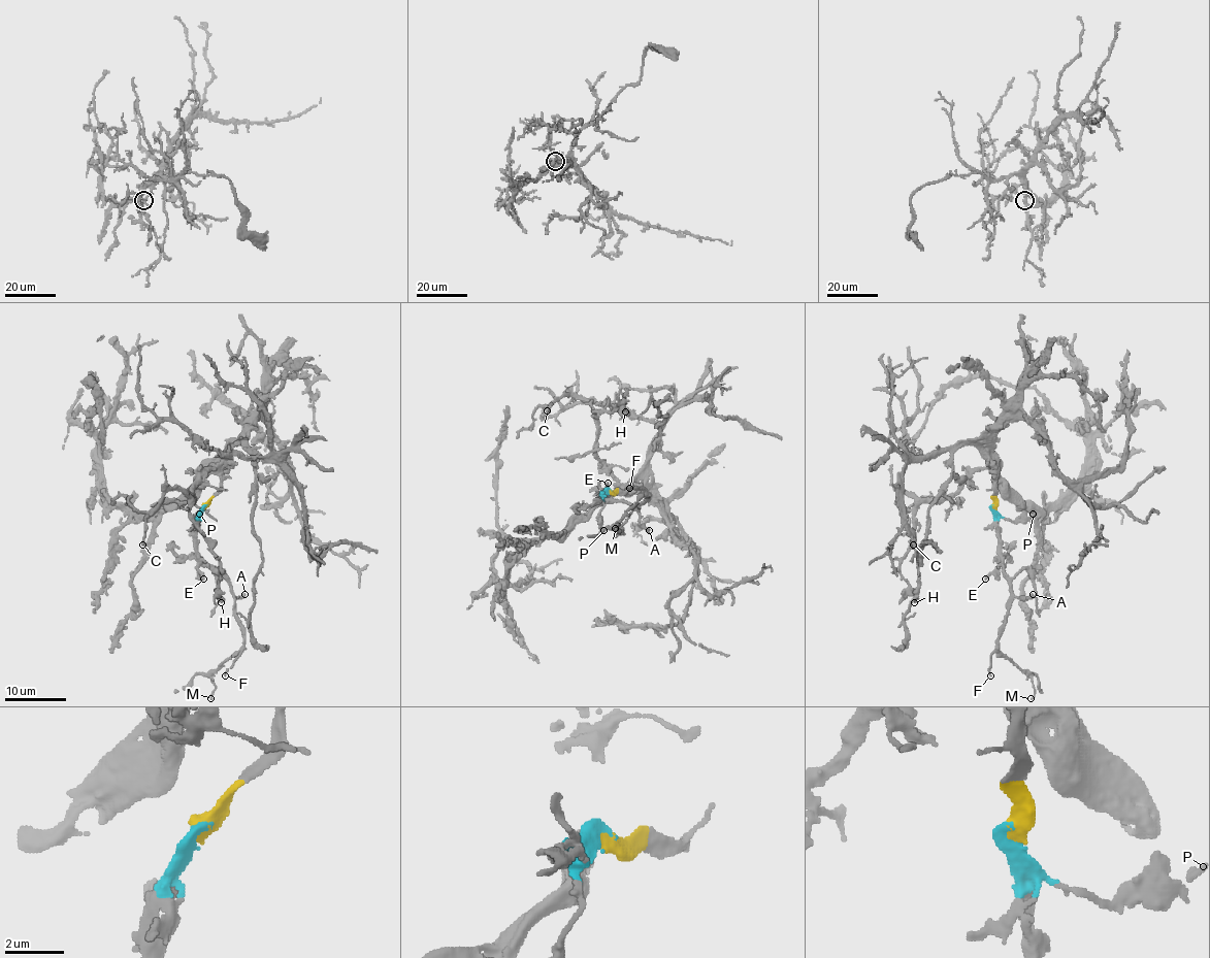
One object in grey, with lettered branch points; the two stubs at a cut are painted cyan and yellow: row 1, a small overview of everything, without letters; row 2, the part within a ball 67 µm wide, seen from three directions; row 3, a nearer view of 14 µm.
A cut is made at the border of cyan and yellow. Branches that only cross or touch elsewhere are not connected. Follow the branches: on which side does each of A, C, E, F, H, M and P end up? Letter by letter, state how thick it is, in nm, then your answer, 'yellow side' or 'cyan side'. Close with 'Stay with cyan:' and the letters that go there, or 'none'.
A: 340 nm thick; cyan side
C: 180 nm thick; yellow side
E: 240 nm thick; cyan side
F: 130 nm thick; cyan side
H: 500 nm thick; yellow side
M: 150 nm thick; cyan side
P: 240 nm thick; cyan side
Stay with cyan: A, E, F, M, P

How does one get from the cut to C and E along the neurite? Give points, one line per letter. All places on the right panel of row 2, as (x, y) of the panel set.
C: (992, 507), (995, 472), (989, 467), (934, 499), (915, 499), (902, 489), (896, 505), (909, 518), (914, 544)
E: (992, 507), (999, 565), (984, 580)

